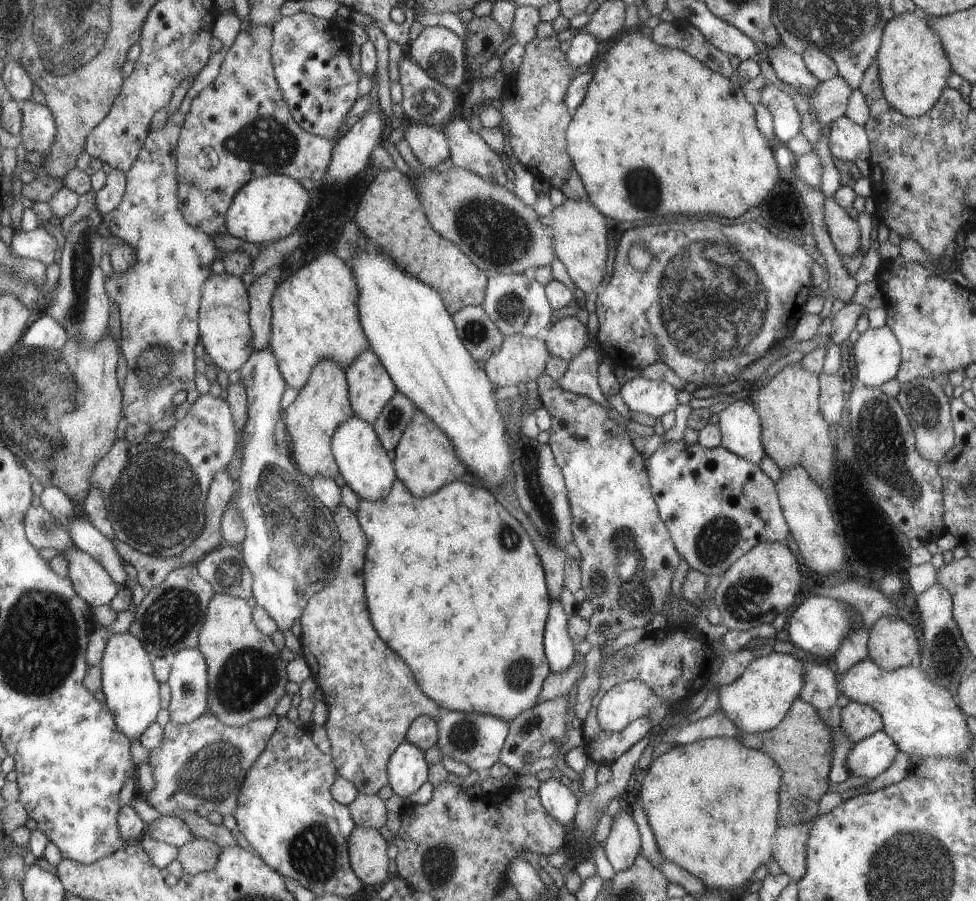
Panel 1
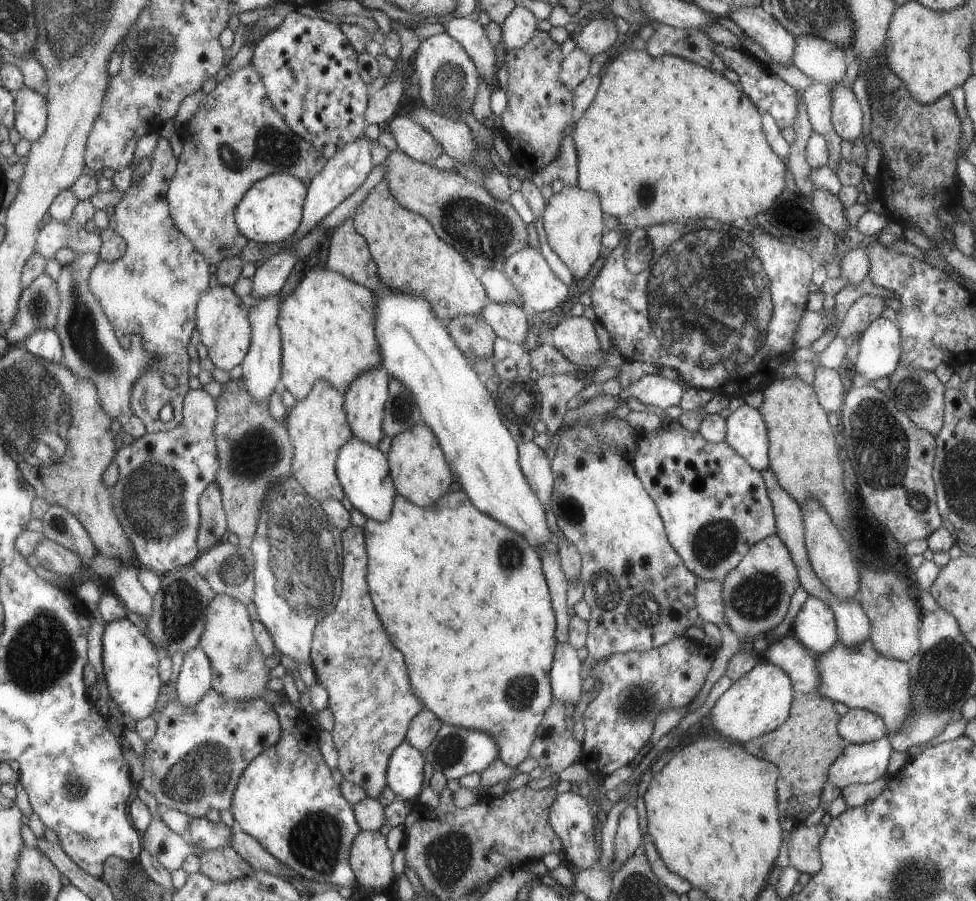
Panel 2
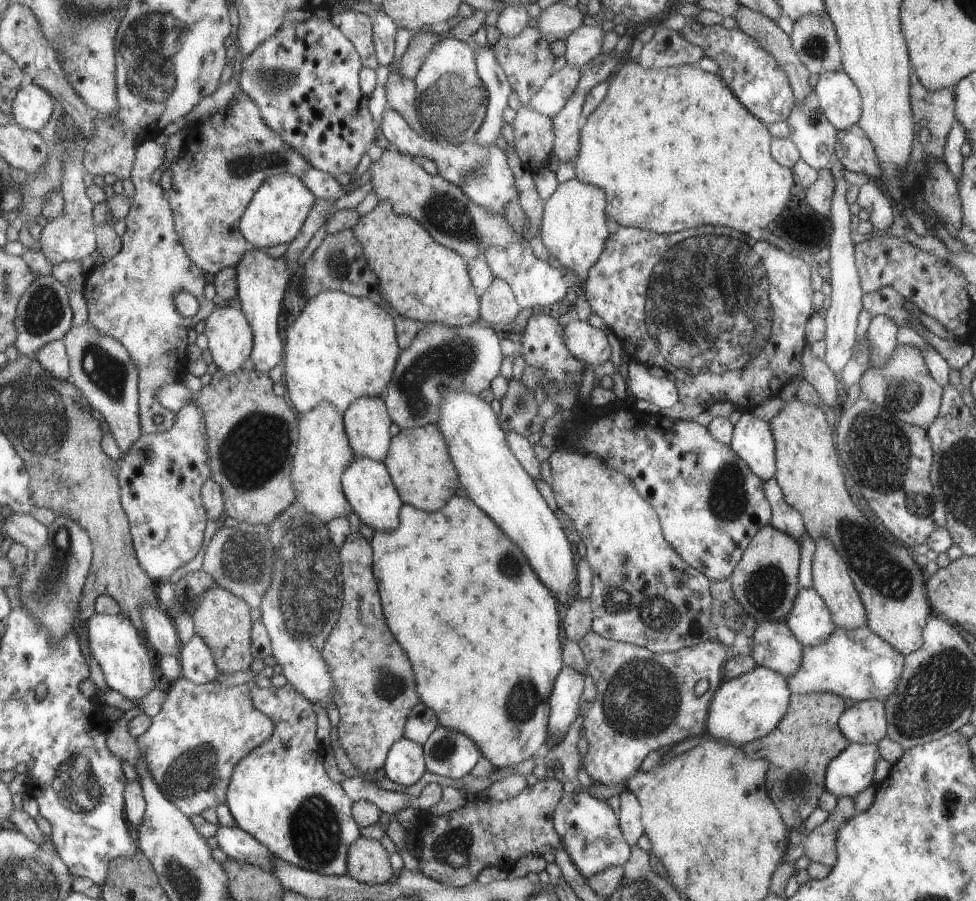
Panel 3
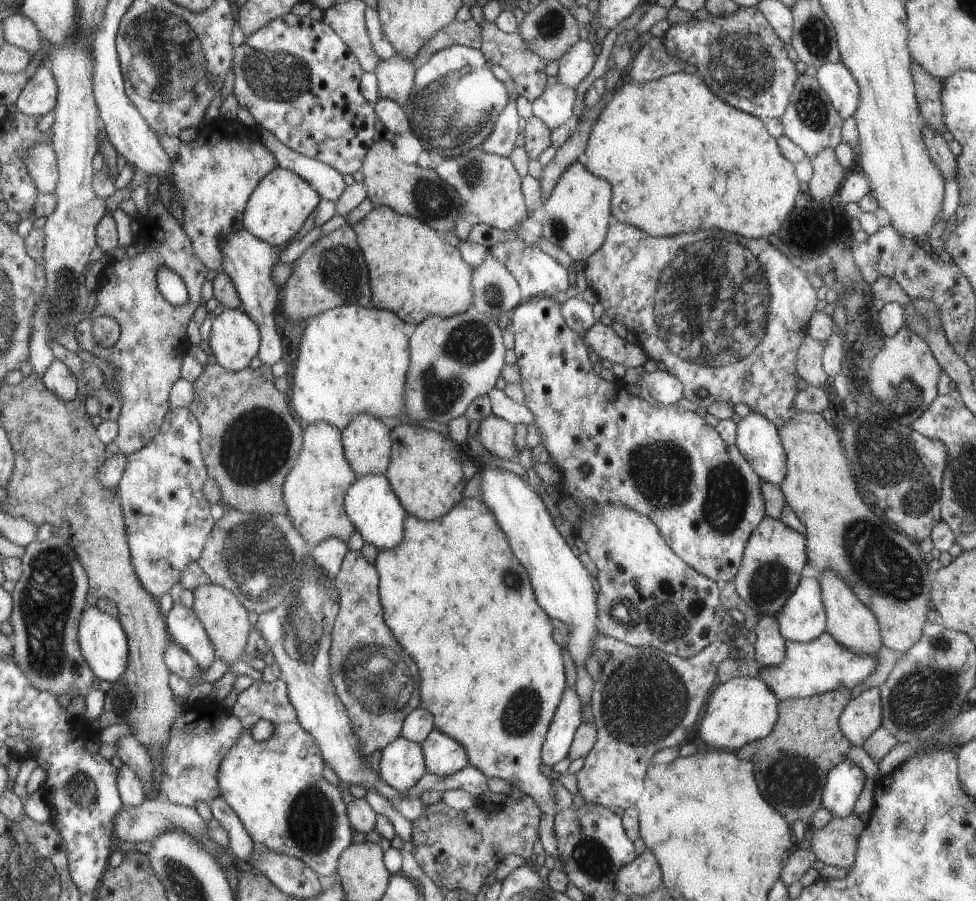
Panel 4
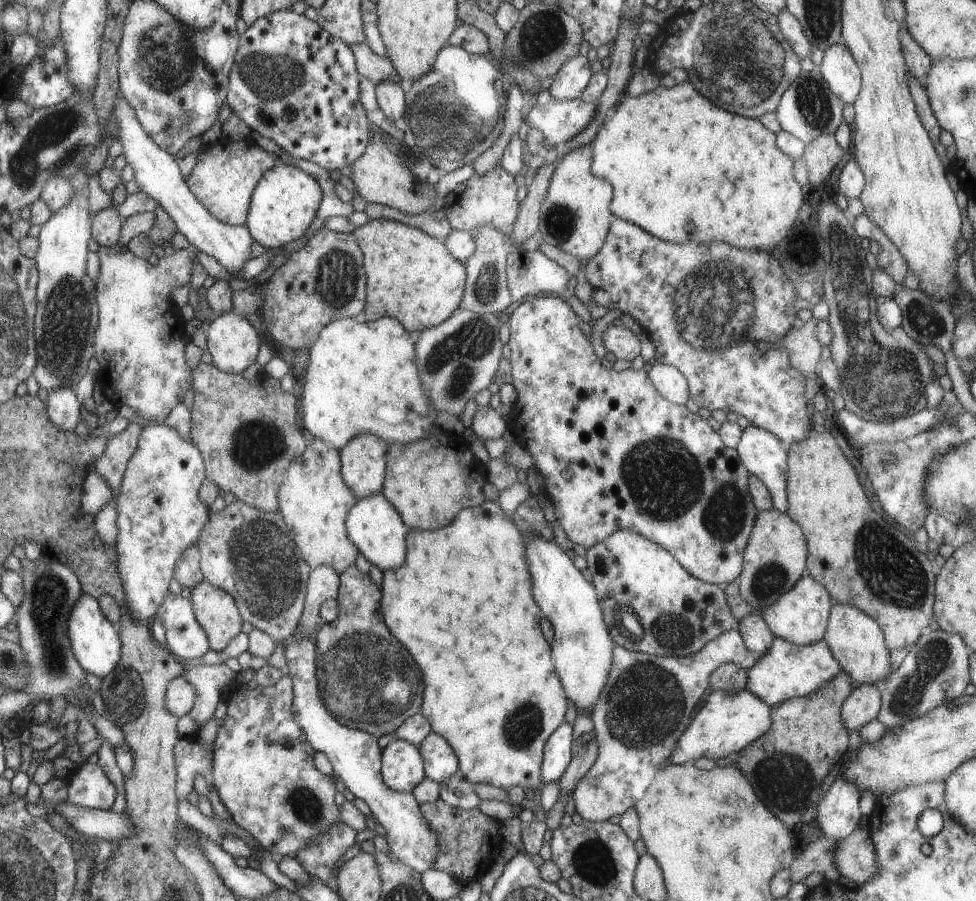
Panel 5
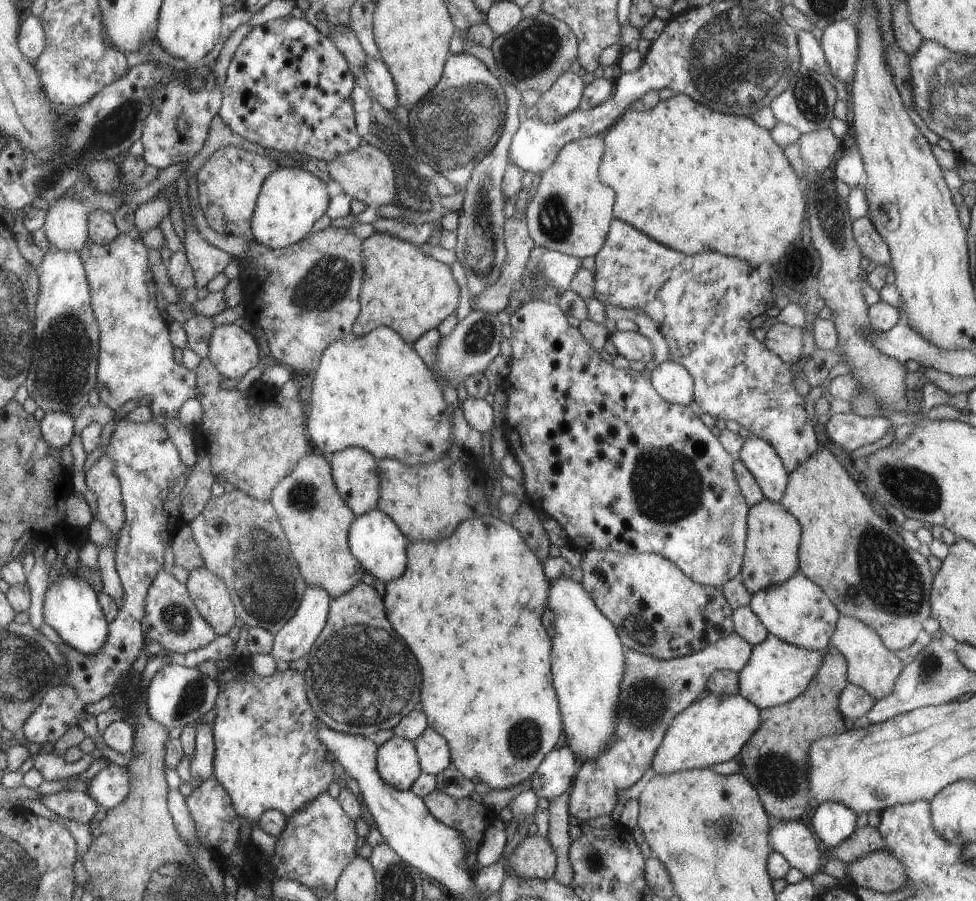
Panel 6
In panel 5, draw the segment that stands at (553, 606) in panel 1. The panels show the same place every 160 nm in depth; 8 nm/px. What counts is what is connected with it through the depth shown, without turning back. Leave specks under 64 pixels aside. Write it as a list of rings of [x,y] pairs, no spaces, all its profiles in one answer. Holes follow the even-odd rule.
[[[565,721],[551,734],[542,752],[540,780],[542,784],[556,782],[561,779],[570,764],[573,743],[572,726]]]

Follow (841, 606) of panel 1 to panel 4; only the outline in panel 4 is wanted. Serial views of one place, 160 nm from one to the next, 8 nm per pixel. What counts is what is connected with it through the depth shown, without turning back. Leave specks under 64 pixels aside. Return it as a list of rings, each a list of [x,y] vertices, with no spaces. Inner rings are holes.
[[[817,577],[801,578],[774,618],[786,642],[807,643],[822,635],[826,631],[826,610]]]

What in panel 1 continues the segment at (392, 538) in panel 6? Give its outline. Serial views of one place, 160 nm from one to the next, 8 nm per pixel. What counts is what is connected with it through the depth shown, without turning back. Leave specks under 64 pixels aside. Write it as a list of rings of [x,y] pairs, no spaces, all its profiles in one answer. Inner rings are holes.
[[[355,414],[335,431],[332,447],[342,478],[362,500],[378,501],[387,498],[397,477],[394,475],[393,462],[387,458],[388,450],[383,446],[374,425]]]

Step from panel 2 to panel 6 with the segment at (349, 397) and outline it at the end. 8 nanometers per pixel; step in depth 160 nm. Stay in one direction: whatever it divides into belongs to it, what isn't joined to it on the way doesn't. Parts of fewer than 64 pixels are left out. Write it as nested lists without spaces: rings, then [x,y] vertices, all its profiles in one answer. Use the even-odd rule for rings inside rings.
[[[349,447],[330,456],[333,477],[343,500],[357,517],[379,508],[380,461],[360,447]]]

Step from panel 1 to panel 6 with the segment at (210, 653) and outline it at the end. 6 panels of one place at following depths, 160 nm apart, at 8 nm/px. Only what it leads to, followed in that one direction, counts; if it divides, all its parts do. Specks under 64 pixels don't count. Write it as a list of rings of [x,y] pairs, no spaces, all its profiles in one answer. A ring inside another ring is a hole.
[[[203,566],[191,572],[186,586],[199,612],[215,628],[217,636],[227,635],[235,626],[238,614],[225,581]]]

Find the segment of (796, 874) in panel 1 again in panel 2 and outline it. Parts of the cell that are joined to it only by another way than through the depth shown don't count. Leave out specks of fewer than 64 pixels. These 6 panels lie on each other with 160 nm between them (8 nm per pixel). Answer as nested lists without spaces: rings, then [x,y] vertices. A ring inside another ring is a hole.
[[[819,821],[815,826],[799,826],[789,832],[789,865],[799,874],[812,875],[821,868],[818,846],[825,829]]]

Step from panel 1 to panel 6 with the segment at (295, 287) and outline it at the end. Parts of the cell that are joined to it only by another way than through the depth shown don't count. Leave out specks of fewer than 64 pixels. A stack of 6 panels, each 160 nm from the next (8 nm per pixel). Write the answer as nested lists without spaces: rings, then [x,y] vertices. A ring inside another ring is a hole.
[[[381,326],[365,336],[335,340],[323,352],[313,377],[311,411],[306,425],[311,442],[329,457],[349,447],[360,447],[375,454],[380,462],[383,458],[397,458],[399,462],[411,465],[429,464],[447,452],[452,427],[441,390],[433,380],[431,370],[393,329]]]

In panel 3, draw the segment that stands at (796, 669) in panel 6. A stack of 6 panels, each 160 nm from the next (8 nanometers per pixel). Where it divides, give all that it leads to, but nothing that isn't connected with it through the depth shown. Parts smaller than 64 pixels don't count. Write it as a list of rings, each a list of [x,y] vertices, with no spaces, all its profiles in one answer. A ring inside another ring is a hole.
[[[866,626],[856,629],[835,627],[821,644],[802,647],[800,667],[797,668],[793,675],[786,677],[786,685],[790,689],[790,694],[835,693],[843,699],[849,698],[854,702],[873,699],[884,704],[887,696],[892,695],[895,685],[898,683],[898,678],[902,674],[904,658],[903,654],[890,644],[887,644],[887,641],[884,641]]]

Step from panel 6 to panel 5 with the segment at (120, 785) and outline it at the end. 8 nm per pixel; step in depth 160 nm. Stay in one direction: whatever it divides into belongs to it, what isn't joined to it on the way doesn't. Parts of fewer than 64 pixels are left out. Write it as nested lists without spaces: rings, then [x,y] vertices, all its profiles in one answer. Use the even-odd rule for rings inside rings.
[[[84,762],[73,773],[67,789],[67,802],[81,808],[109,810],[115,804],[117,786],[99,764]]]

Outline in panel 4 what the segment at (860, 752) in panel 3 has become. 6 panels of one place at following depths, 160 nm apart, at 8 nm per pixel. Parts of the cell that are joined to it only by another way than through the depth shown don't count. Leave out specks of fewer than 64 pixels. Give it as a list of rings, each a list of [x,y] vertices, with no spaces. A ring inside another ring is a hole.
[[[847,758],[831,768],[823,788],[822,806],[829,810],[832,816],[845,818],[853,811],[859,790],[865,781],[863,772]]]

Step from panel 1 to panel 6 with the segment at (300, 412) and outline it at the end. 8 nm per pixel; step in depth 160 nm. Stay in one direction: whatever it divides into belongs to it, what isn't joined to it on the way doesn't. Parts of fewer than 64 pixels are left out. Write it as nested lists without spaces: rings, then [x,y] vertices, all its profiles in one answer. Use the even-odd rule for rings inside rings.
[[[310,452],[301,458],[295,471],[275,488],[270,502],[281,518],[295,556],[299,558],[299,567],[307,585],[323,586],[335,599],[361,582],[365,569],[351,552],[349,540],[357,514],[343,500],[337,488],[329,456]]]

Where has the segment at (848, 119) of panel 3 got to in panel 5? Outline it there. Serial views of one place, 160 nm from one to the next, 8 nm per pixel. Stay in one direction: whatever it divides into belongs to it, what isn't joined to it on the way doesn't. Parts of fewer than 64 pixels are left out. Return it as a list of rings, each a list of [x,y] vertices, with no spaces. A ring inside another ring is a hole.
[[[842,40],[830,45],[824,52],[821,64],[817,66],[818,70],[835,96],[839,97],[844,104],[853,104],[861,88],[861,70],[858,64]]]

